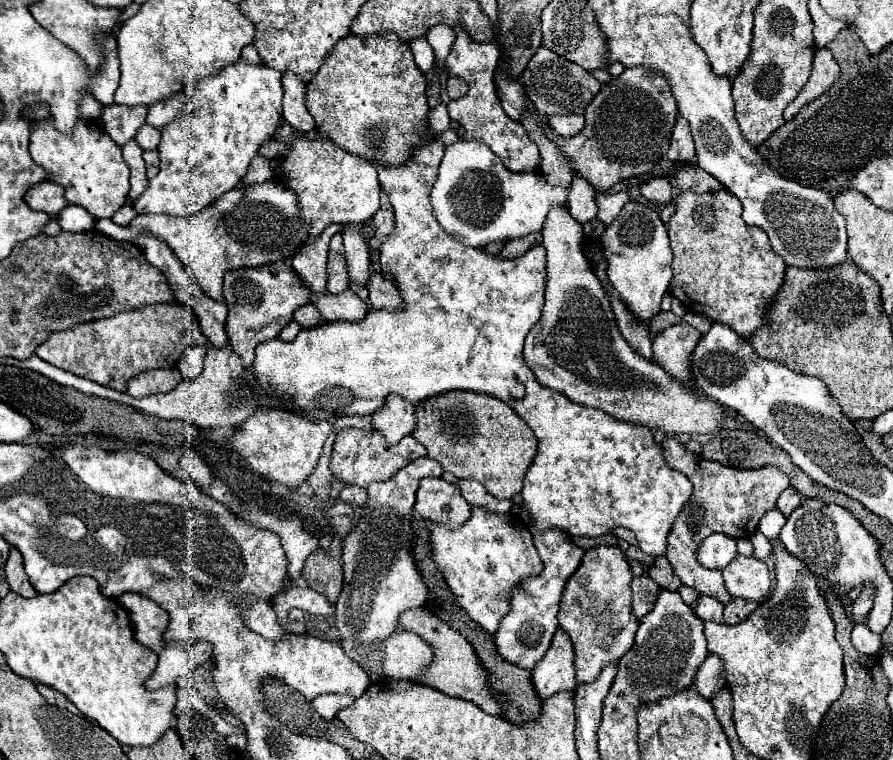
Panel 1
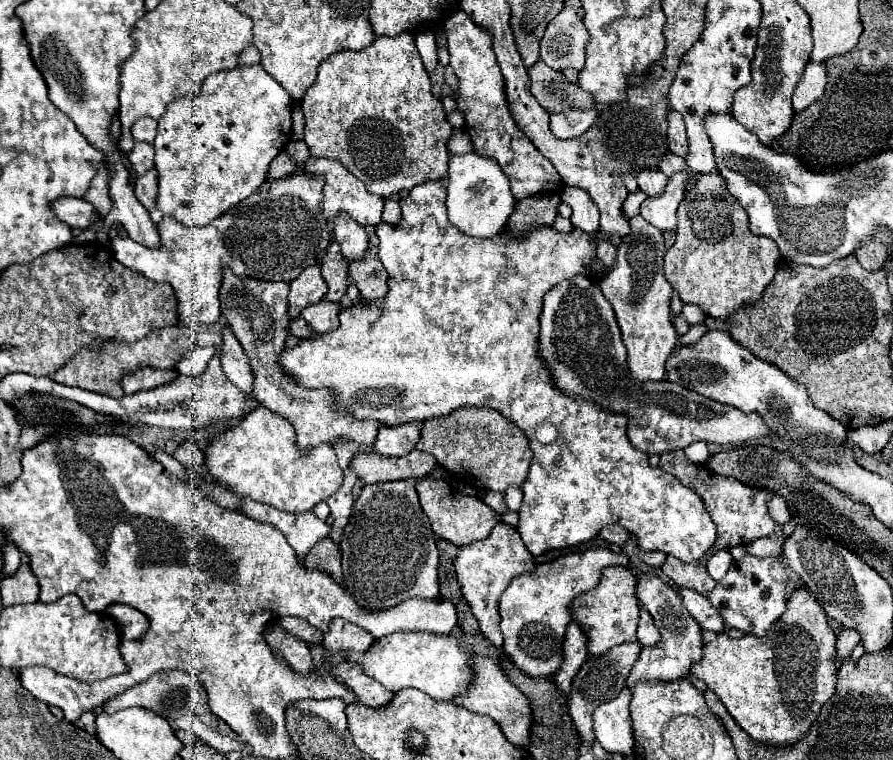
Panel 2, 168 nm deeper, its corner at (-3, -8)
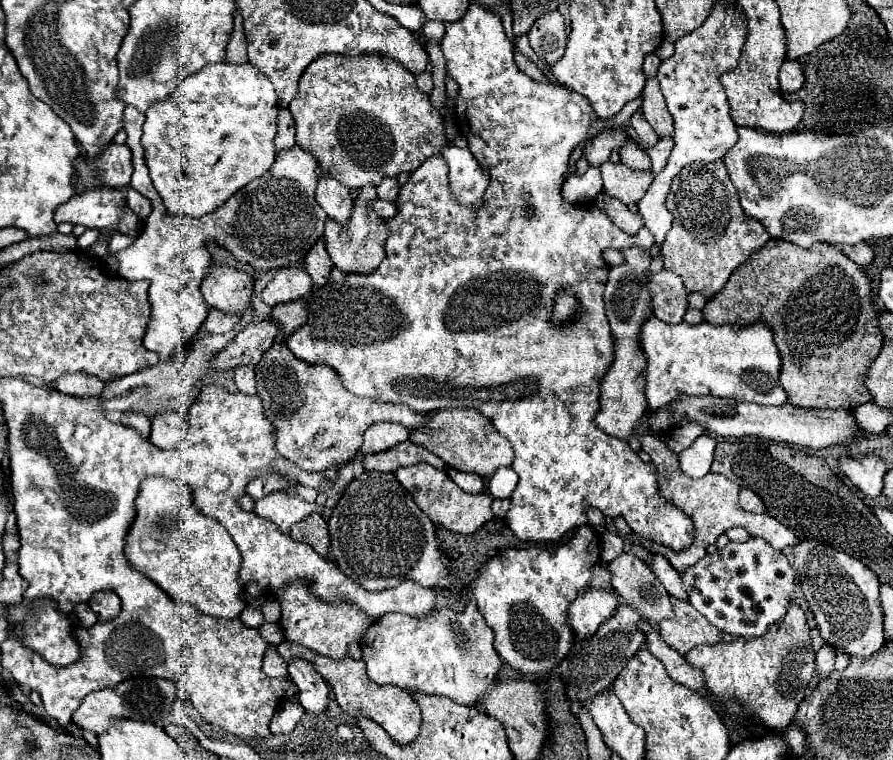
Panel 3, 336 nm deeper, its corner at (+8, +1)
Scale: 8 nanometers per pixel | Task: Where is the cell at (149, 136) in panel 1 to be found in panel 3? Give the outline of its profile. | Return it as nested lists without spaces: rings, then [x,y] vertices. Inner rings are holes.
[[[110,143],[98,161],[90,161],[84,153],[74,161],[78,177],[74,177],[76,195],[92,187],[126,189],[132,177],[132,153],[126,145]]]

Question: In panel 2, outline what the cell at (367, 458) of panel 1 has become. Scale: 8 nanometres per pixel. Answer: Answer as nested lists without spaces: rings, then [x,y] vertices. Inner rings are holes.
[[[413,450],[407,456],[401,458],[385,458],[375,452],[357,452],[351,462],[351,470],[363,484],[377,484],[385,480],[407,480],[407,478],[423,478],[433,468],[437,468],[437,462],[431,454]]]

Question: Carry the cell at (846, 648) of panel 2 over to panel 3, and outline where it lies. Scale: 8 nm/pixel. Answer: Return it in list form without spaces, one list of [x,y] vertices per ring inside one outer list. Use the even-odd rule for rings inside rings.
[[[824,645],[816,653],[816,677],[818,679],[826,679],[834,671],[834,657],[836,657],[836,651],[834,647],[830,649],[830,645]]]

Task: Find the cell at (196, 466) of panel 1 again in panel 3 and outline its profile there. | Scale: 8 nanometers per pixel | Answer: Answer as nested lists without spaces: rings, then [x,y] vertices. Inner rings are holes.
[[[176,411],[156,413],[150,421],[152,421],[150,441],[160,449],[174,449],[180,443],[184,429],[188,431],[188,421]]]

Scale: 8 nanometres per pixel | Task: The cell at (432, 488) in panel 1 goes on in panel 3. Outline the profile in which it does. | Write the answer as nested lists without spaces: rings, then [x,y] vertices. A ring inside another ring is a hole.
[[[418,463],[418,465],[410,465],[410,467],[400,467],[394,471],[396,479],[406,487],[406,491],[414,497],[414,501],[418,503],[418,507],[432,519],[434,525],[442,525],[454,533],[464,533],[470,535],[476,529],[480,529],[484,523],[488,523],[490,519],[494,519],[492,513],[492,495],[482,491],[476,495],[470,495],[466,491],[462,491],[444,471],[434,469],[428,463]]]

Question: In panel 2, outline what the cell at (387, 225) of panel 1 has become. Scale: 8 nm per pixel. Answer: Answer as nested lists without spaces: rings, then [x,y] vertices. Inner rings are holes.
[[[385,200],[385,210],[383,210],[383,222],[395,226],[395,222],[399,222],[401,218],[401,208],[397,200]]]

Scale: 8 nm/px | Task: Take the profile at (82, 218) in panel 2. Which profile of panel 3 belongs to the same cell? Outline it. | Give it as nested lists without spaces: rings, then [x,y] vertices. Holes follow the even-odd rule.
[[[90,189],[60,205],[54,213],[54,223],[70,221],[74,225],[116,233],[118,221],[122,219],[122,205],[126,205],[126,195],[120,189]]]

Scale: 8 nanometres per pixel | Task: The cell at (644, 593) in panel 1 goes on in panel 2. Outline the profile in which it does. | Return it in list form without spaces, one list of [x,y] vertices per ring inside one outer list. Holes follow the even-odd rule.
[[[641,606],[641,618],[639,618],[639,628],[637,628],[637,640],[641,646],[655,646],[661,640],[659,630],[653,624],[653,618],[643,606]]]

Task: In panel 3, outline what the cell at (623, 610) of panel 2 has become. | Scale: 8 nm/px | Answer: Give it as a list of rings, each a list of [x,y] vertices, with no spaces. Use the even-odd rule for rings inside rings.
[[[598,563],[598,565],[594,565],[594,569],[592,569],[592,573],[594,573],[594,577],[592,577],[592,587],[608,587],[610,585],[610,571],[608,571],[608,565],[606,563]]]

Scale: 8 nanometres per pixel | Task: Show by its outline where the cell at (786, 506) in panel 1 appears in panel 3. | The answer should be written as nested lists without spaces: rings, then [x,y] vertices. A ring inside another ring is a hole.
[[[742,489],[742,491],[740,491],[738,505],[740,505],[744,511],[750,511],[750,513],[764,513],[764,511],[766,511],[762,499],[760,499],[756,493],[750,493],[750,489]]]

